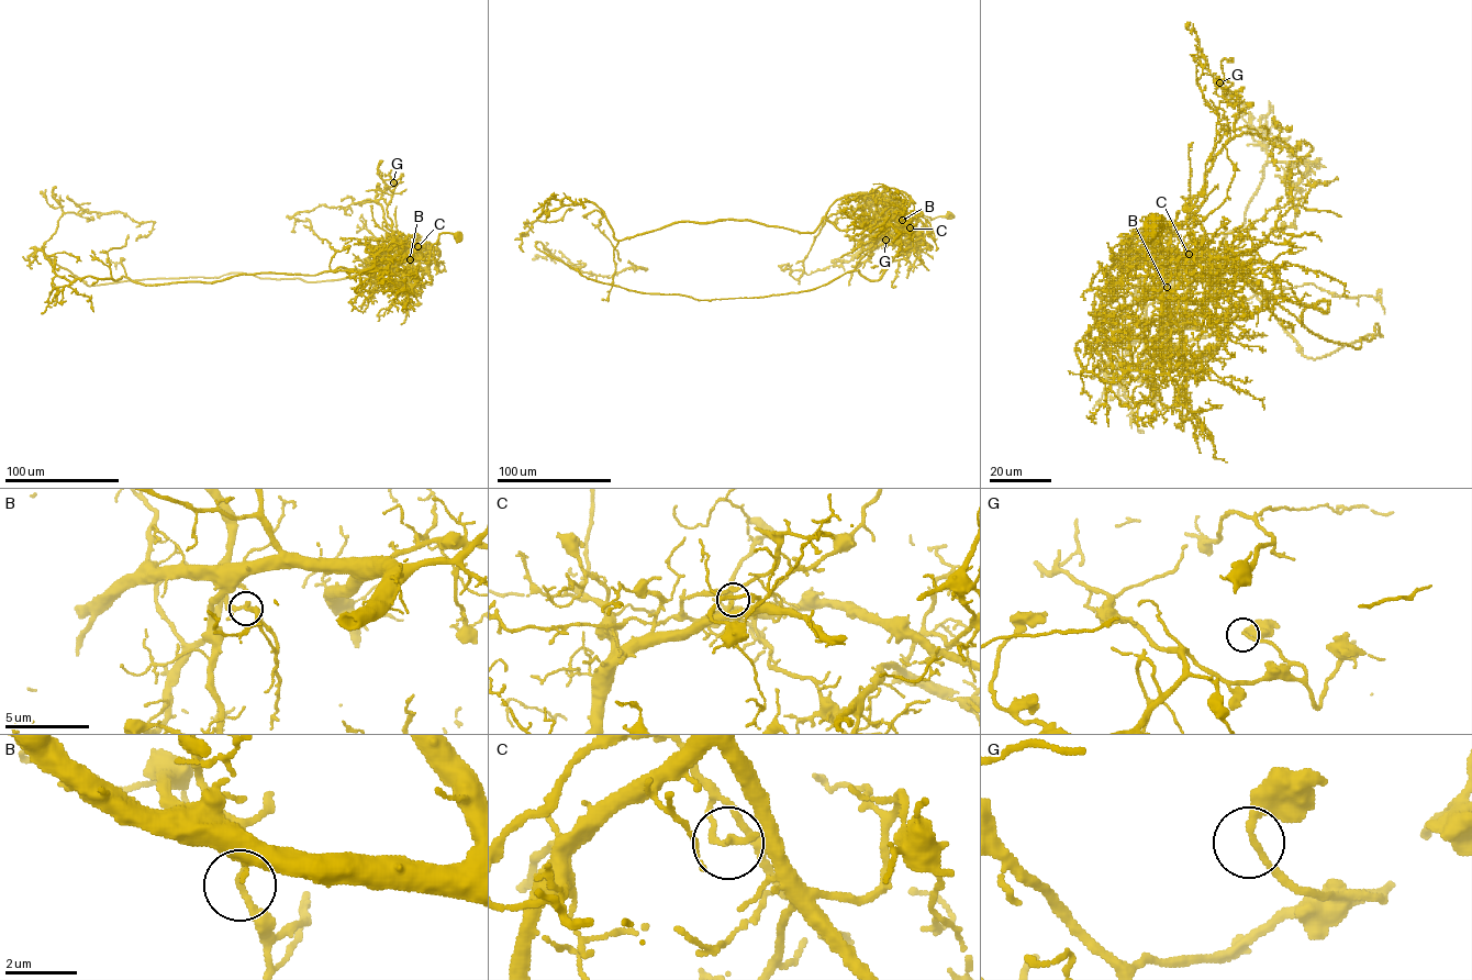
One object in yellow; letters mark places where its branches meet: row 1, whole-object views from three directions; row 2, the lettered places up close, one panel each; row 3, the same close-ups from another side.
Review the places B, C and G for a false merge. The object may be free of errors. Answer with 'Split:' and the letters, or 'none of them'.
Split: C

